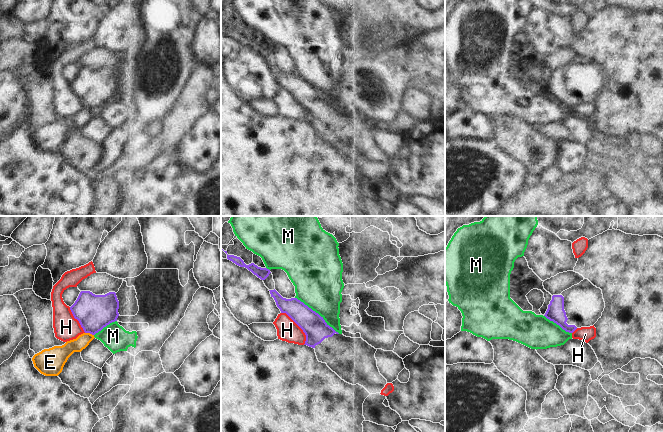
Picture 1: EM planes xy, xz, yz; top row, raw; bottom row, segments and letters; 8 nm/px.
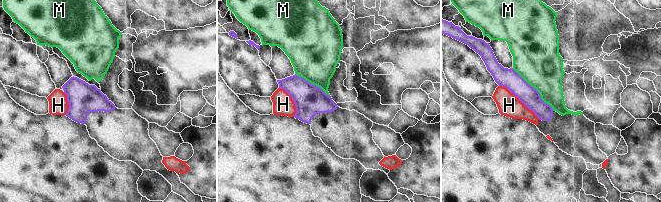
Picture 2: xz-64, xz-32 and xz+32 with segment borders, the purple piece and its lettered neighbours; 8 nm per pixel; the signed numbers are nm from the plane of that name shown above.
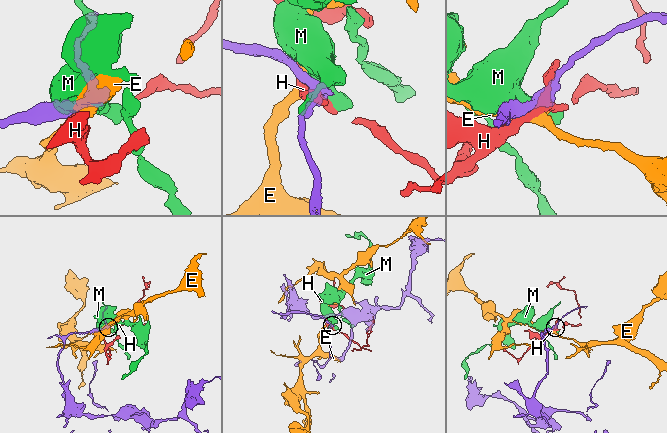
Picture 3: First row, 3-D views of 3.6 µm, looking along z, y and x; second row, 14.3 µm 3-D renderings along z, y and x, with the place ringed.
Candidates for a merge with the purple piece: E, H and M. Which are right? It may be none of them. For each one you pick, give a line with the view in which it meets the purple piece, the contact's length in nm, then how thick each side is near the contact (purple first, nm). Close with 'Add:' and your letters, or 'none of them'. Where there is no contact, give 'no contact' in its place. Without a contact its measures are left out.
Add: none of them

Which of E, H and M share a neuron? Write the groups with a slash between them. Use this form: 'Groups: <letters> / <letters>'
Groups: E / H / M

